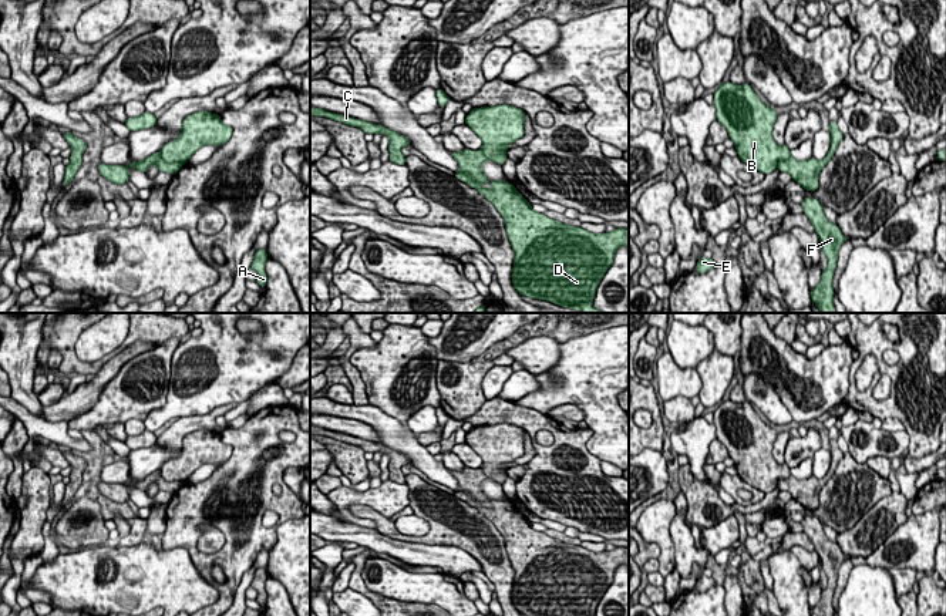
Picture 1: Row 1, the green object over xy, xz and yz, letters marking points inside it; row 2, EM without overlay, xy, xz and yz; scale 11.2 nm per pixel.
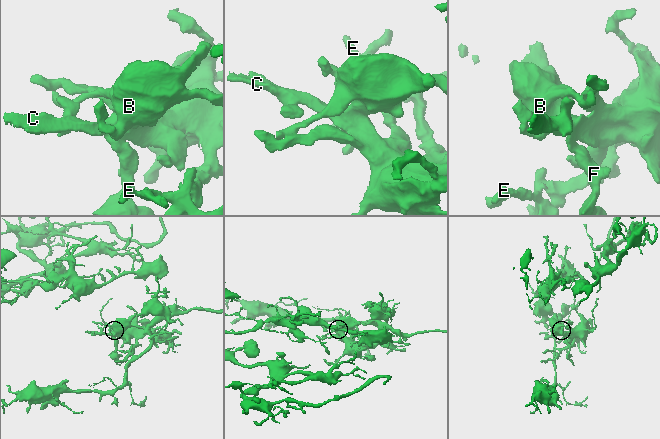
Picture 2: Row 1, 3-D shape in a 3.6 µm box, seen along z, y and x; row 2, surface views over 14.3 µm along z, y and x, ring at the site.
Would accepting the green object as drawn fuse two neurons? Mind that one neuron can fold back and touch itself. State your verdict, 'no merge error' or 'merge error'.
merge error

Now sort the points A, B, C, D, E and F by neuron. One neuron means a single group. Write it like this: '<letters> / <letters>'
A C D F / B E

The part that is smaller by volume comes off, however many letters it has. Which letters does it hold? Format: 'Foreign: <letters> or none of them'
Foreign: A, C, D, F

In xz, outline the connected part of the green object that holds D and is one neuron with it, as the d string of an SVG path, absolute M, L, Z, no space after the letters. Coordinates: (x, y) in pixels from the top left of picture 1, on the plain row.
M465 467L462 471L451 471L451 474L459 484L459 488L454 495L465 501L468 505L475 506L504 536L506 553L515 570L512 603L521 615L595 616L600 599L613 583L615 570L620 565L629 566L629 546L616 546L615 549L606 552L592 552L580 545L570 545L551 538L545 532L535 531L531 522L521 514L521 511L516 509L514 502L505 499L489 499L487 496L482 491L482 482L491 478L484 474L482 467L478 469Z

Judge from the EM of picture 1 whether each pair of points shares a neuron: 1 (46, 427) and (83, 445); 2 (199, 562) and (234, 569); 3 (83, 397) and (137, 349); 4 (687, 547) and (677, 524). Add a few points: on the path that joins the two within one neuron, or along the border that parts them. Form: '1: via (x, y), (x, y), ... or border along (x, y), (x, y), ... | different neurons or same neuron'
1: via (54, 431), (74, 444) | same neuron
2: via (208, 561), (225, 561) | same neuron
3: via (96, 384), (124, 356) | same neuron
4: via (683, 541), (679, 529) | same neuron

